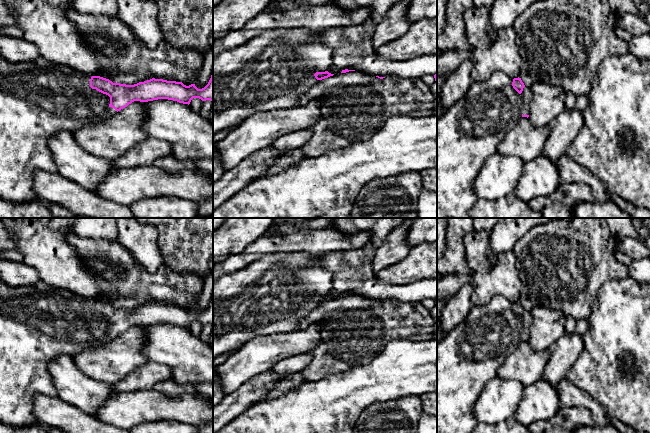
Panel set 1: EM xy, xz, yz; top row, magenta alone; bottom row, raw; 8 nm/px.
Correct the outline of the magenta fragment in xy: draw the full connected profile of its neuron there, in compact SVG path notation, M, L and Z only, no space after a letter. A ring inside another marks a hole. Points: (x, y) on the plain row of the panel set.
M0 280L0 422L13 428L25 428L39 423L33 411L33 399L38 394L57 397L55 385L48 371L48 364L55 357L60 355L72 357L85 348L95 348L110 342L134 325L168 323L189 329L193 322L213 326L213 296L208 308L202 313L198 313L195 308L186 310L182 306L155 302L126 309L113 307L100 300L79 300L42 281L35 285L12 287Z

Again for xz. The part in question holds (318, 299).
M306 251L289 252L289 253L277 253L269 254L265 257L249 264L238 272L227 274L213 282L213 358L231 352L236 352L246 342L251 341L253 338L279 334L282 332L297 331L299 322L307 316L318 304L322 304L333 300L327 295L332 290L333 275L332 272L318 264L318 260L321 255L312 254Z

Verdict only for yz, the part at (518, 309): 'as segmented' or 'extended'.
extended

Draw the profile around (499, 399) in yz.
M499 377L486 382L476 403L473 414L478 423L495 425L514 417L523 395L524 386L515 380Z

